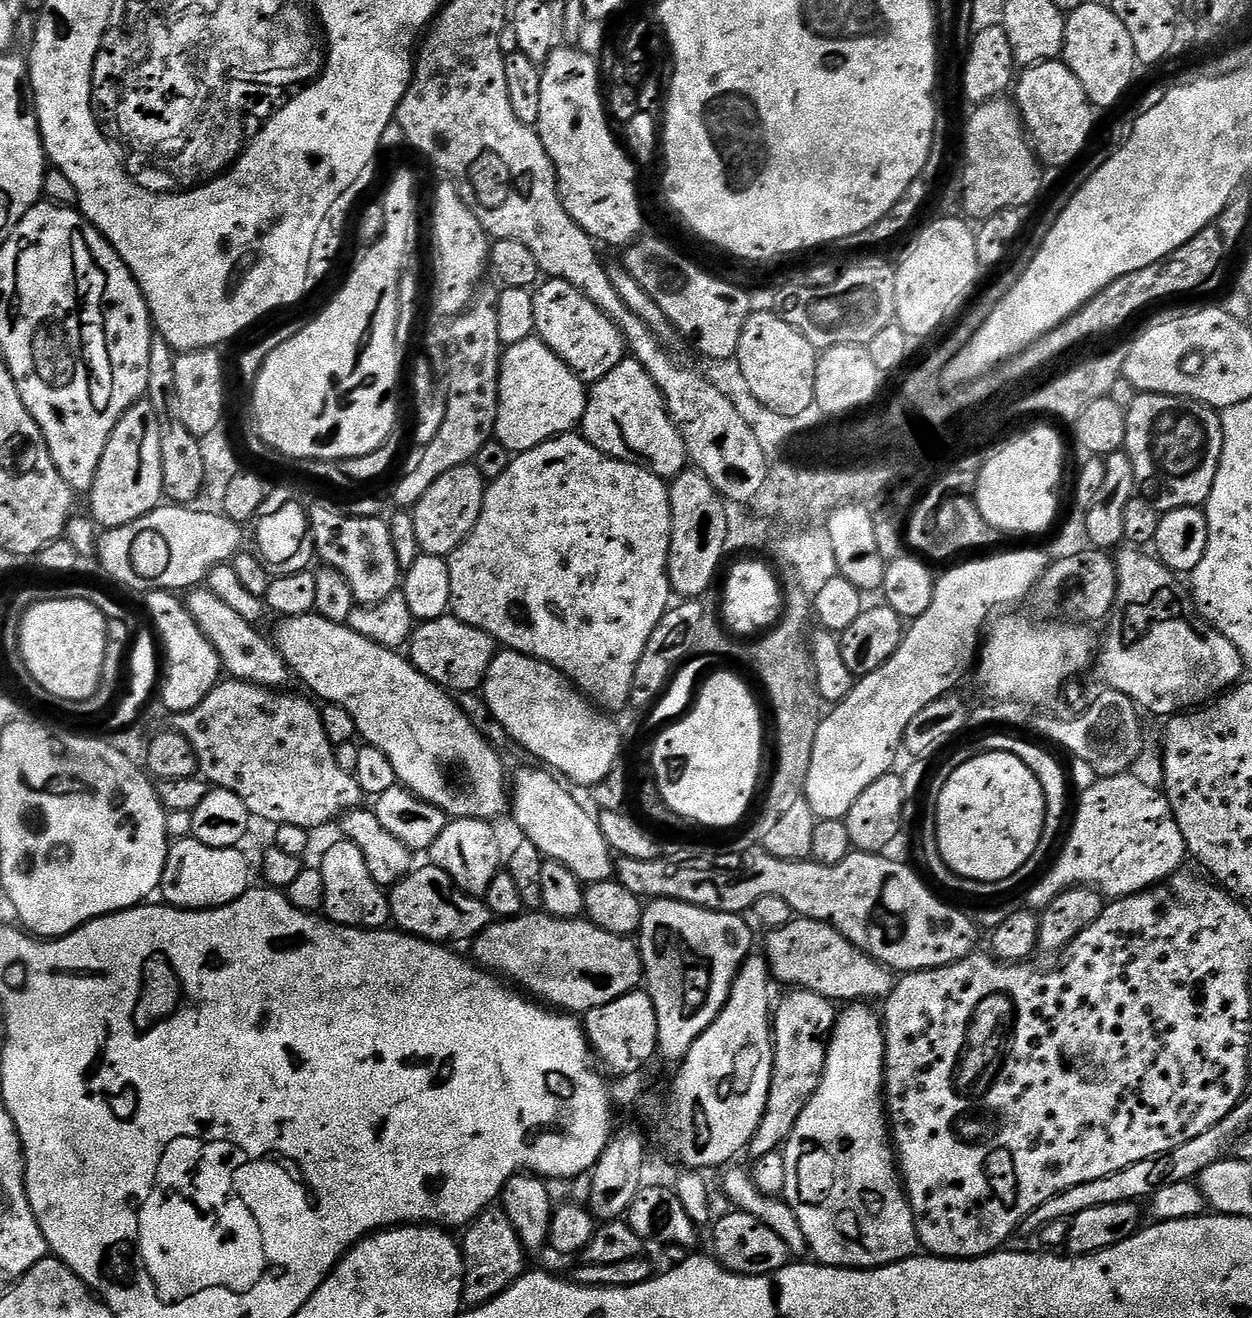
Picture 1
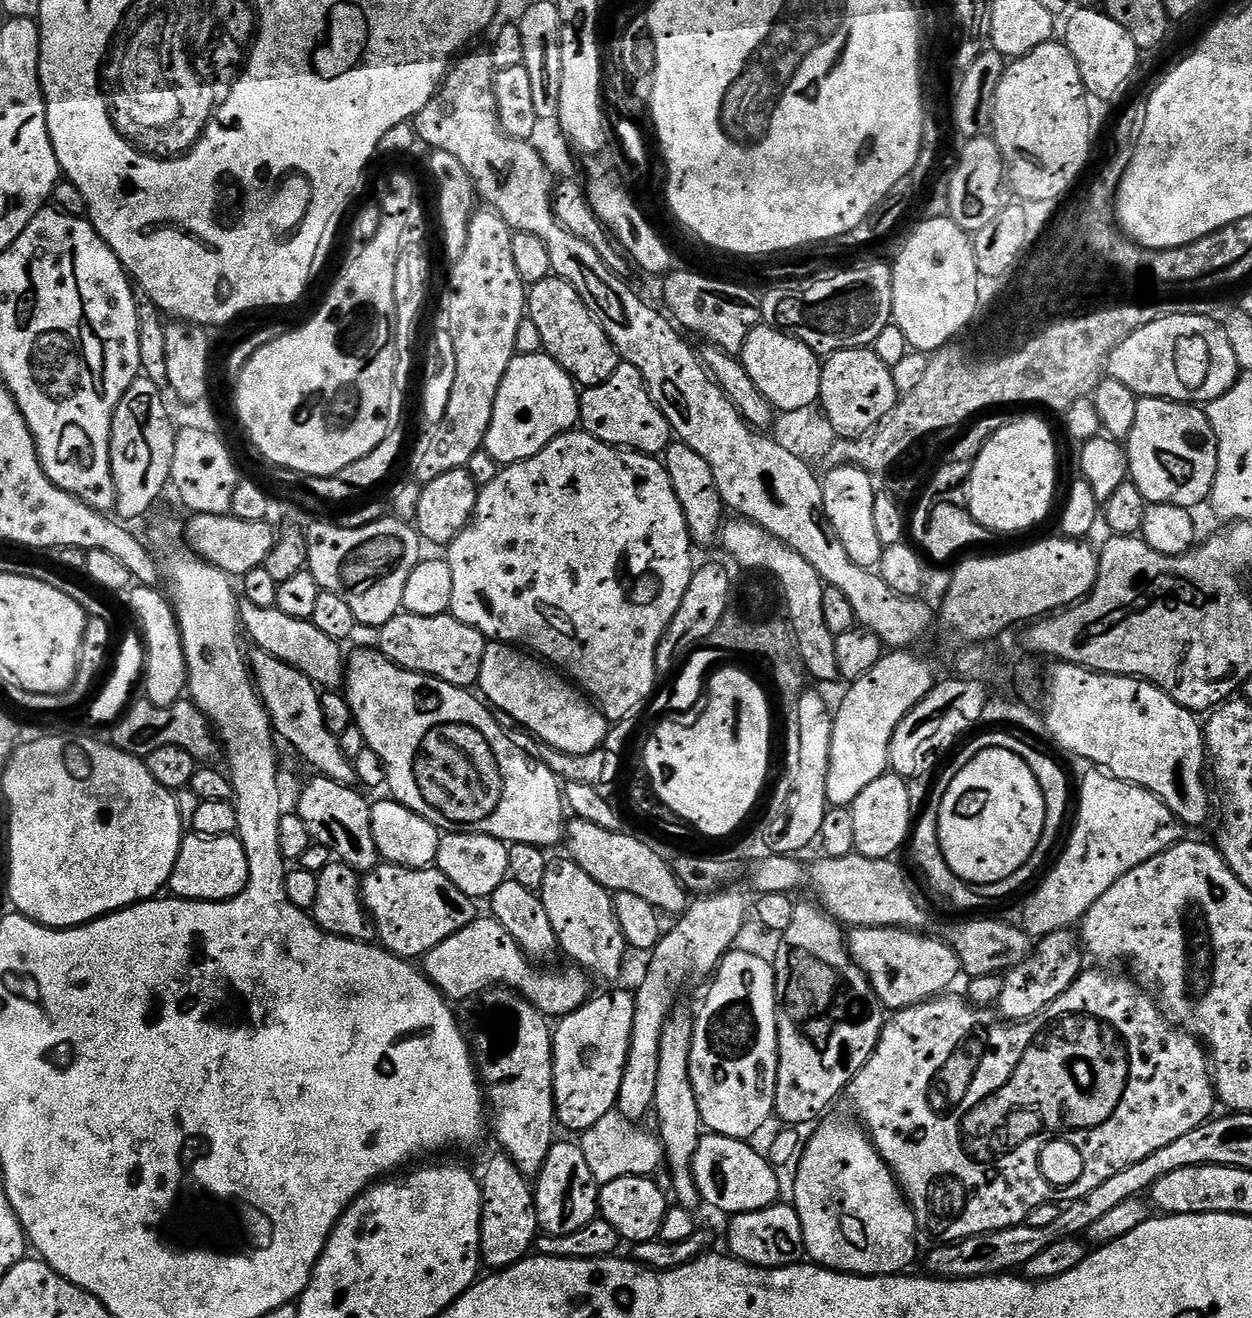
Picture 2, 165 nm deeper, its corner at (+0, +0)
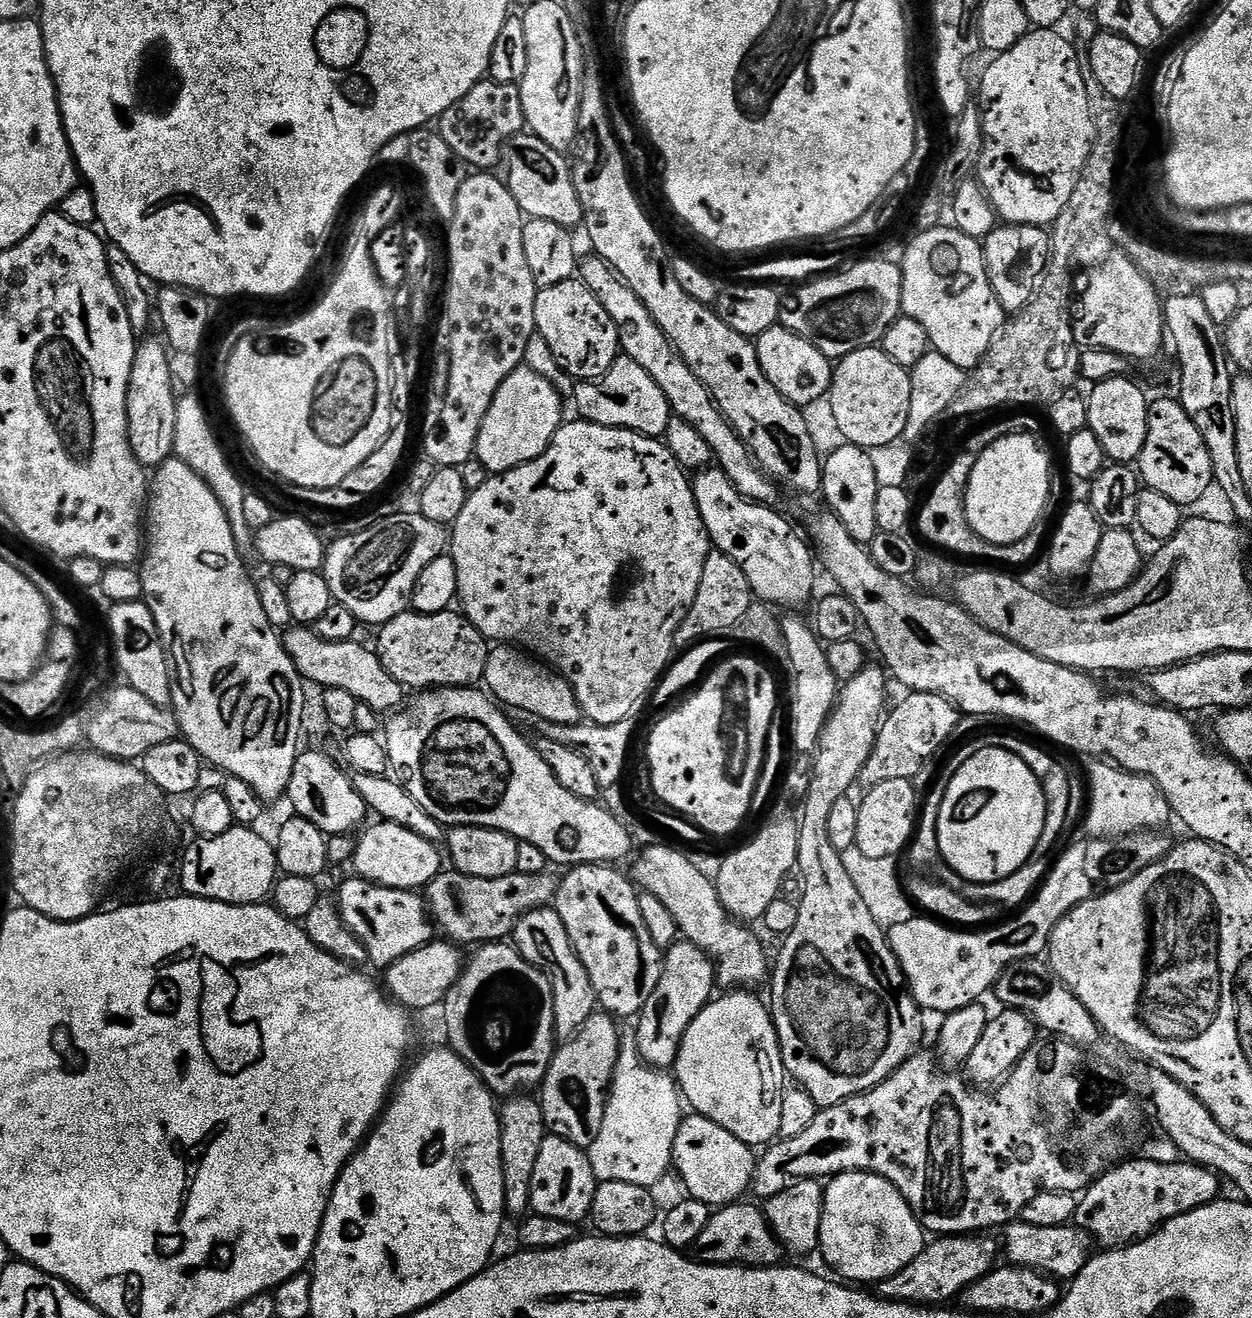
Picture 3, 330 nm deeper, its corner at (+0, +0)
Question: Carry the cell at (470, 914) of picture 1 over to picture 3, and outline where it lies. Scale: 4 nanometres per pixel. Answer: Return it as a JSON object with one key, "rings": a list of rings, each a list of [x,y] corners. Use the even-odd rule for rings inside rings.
{"rings":[[[353,875],[340,888],[340,913],[354,938],[366,946],[368,964],[386,970],[398,958],[431,944],[434,939],[432,917],[428,915],[425,897],[411,888],[387,888]]]}

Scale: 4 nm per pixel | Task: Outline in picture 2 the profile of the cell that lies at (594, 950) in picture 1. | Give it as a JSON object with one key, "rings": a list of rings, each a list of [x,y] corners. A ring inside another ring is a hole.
{"rings":[[[488,914],[481,915],[474,922],[470,922],[470,926],[458,930],[458,934],[450,934],[450,938],[446,938],[446,942],[438,942],[438,946],[434,946],[434,950],[430,950],[422,958],[422,971],[428,977],[428,981],[452,1002],[468,1000],[471,996],[485,992],[488,988],[503,986],[512,988],[521,996],[526,997],[543,1016],[563,1018],[581,1008],[590,999],[590,991],[588,992],[590,976],[583,968],[579,966],[567,966],[568,968],[544,967],[548,966],[537,966],[533,963],[529,956],[520,949],[515,938]]]}

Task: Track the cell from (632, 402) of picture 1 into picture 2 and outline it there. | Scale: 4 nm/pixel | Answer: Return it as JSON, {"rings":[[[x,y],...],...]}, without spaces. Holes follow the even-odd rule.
{"rings":[[[621,362],[614,374],[593,388],[580,392],[579,427],[602,442],[616,448],[644,452],[647,456],[659,457],[673,443],[674,433],[670,422],[658,410],[642,374],[629,364]]]}

